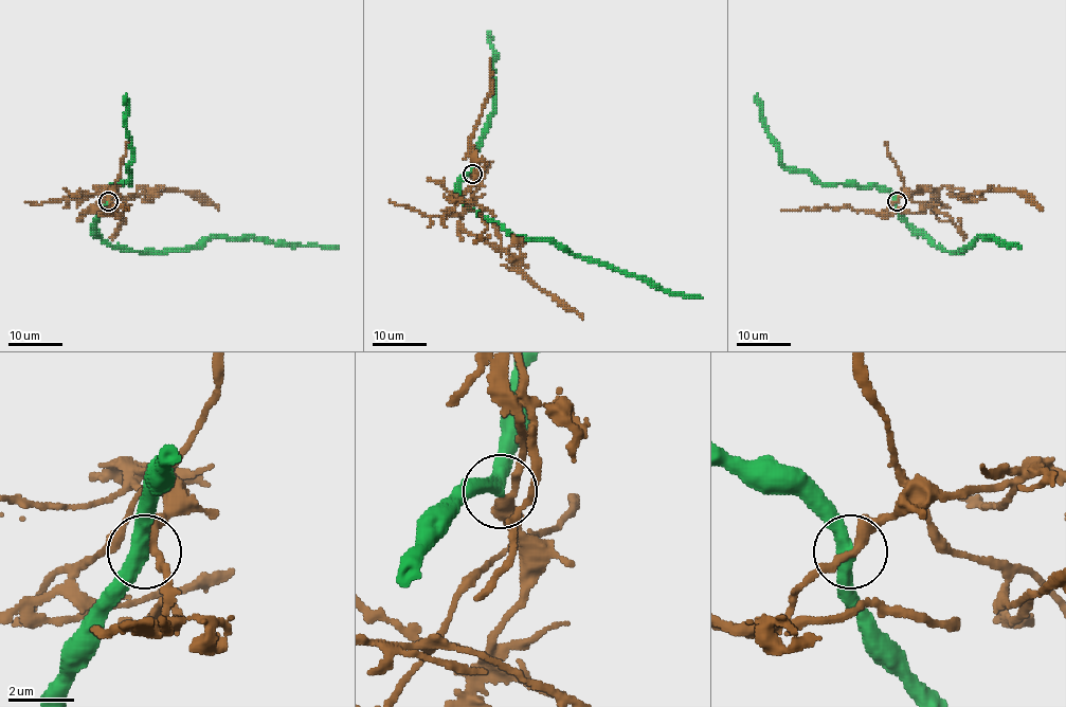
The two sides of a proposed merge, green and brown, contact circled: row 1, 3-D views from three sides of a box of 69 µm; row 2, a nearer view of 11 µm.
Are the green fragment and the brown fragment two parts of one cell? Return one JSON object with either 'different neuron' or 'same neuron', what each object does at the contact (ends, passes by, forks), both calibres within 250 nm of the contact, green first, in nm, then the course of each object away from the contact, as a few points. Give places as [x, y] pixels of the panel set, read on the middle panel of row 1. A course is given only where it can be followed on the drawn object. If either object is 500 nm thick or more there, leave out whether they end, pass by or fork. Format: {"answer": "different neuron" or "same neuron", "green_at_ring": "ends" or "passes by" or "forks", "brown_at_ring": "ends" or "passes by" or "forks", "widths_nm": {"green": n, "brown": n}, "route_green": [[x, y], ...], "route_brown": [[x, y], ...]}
{"answer": "different neuron", "green_at_ring": "passes by", "brown_at_ring": "passes by", "widths_nm": {"green": 420, "brown": 320}, "route_green": [[472, 174], [459, 184], [459, 198], [516, 236], [552, 238], [574, 253], [645, 276], [662, 289], [703, 296]], "route_brown": [[472, 175], [475, 193], [463, 214], [461, 227], [512, 257], [518, 268], [583, 319]]}

